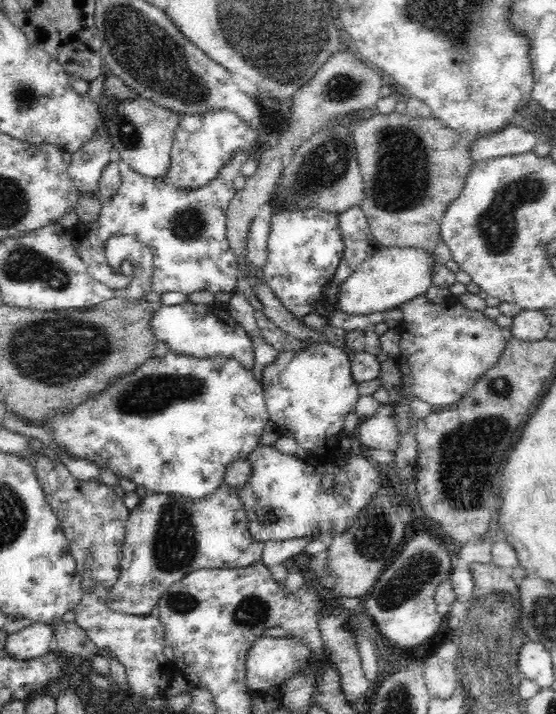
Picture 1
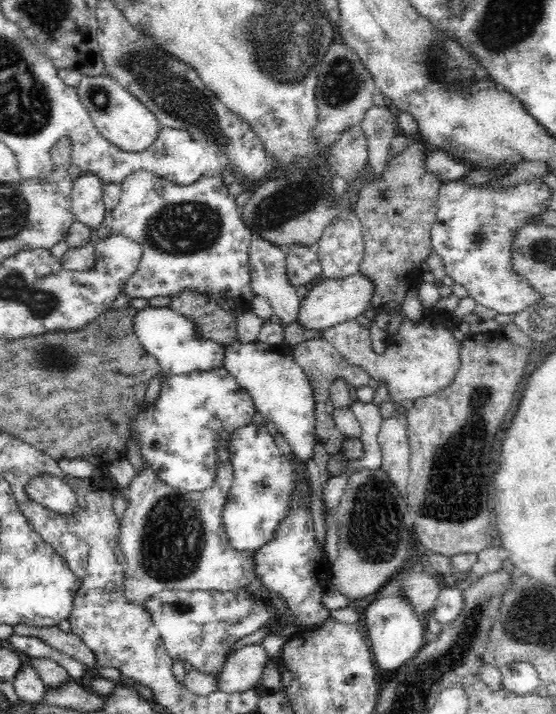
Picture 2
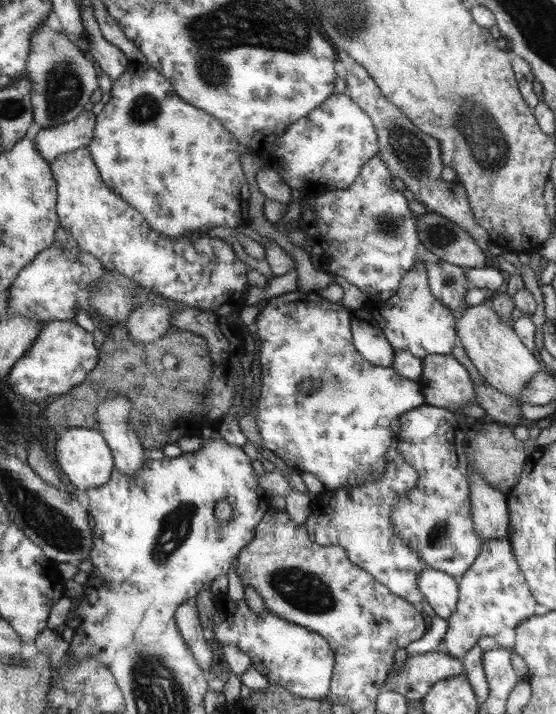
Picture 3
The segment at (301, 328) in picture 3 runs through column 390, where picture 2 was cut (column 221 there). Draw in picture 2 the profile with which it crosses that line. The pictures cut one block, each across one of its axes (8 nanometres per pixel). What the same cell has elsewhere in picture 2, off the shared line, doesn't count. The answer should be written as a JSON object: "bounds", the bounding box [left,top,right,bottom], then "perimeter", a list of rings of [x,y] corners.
{"bounds":[134,367,256,492],"perimeter":[[[224,367],[178,374],[162,380],[160,398],[152,410],[142,410],[142,408],[138,410],[140,414],[136,416],[134,434],[140,440],[144,462],[162,483],[184,492],[206,491],[215,482],[218,471],[220,460],[217,457],[217,448],[226,446],[232,434],[240,427],[254,423],[252,420],[256,411],[251,393],[240,385],[230,372],[224,370]]]}

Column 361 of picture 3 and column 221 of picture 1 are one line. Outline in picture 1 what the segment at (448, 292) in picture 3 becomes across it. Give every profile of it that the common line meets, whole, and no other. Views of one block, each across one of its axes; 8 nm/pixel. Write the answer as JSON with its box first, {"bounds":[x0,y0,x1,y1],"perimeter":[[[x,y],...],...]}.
{"bounds":[70,154,249,295],"perimeter":[[[244,154],[235,155],[216,179],[196,190],[176,188],[175,185],[164,179],[149,179],[133,171],[127,163],[118,159],[121,176],[120,188],[111,197],[102,200],[101,214],[96,221],[79,222],[70,230],[70,243],[76,244],[76,251],[80,252],[80,259],[84,261],[87,273],[110,289],[126,288],[134,277],[132,264],[124,260],[121,268],[113,272],[104,252],[110,236],[128,234],[151,248],[155,260],[155,271],[152,272],[151,278],[152,291],[158,294],[178,291],[189,295],[192,292],[206,289],[214,294],[218,291],[234,290],[241,271],[226,236],[227,211],[232,198],[237,193],[233,180],[241,174],[241,167],[249,158]]]}

